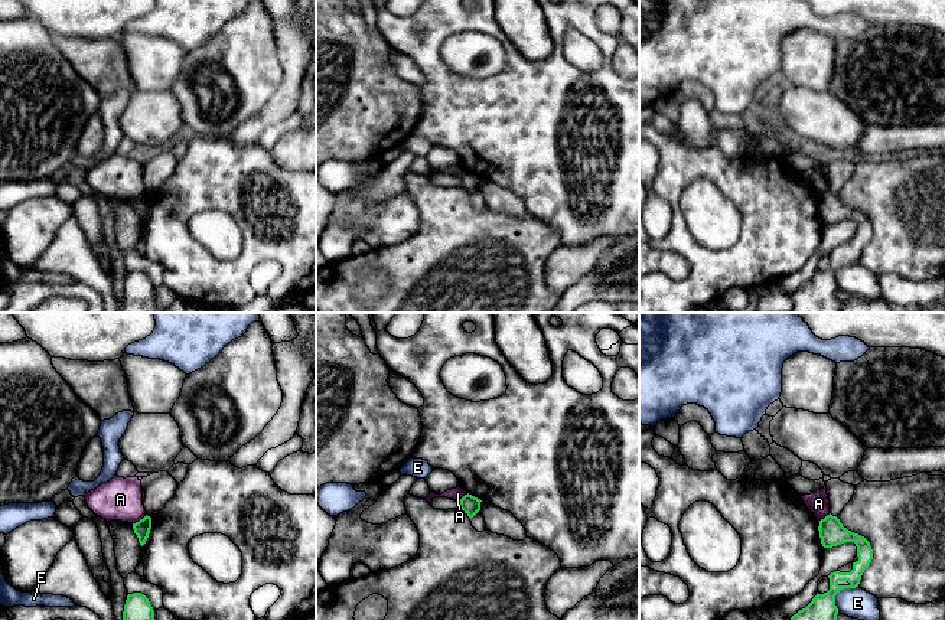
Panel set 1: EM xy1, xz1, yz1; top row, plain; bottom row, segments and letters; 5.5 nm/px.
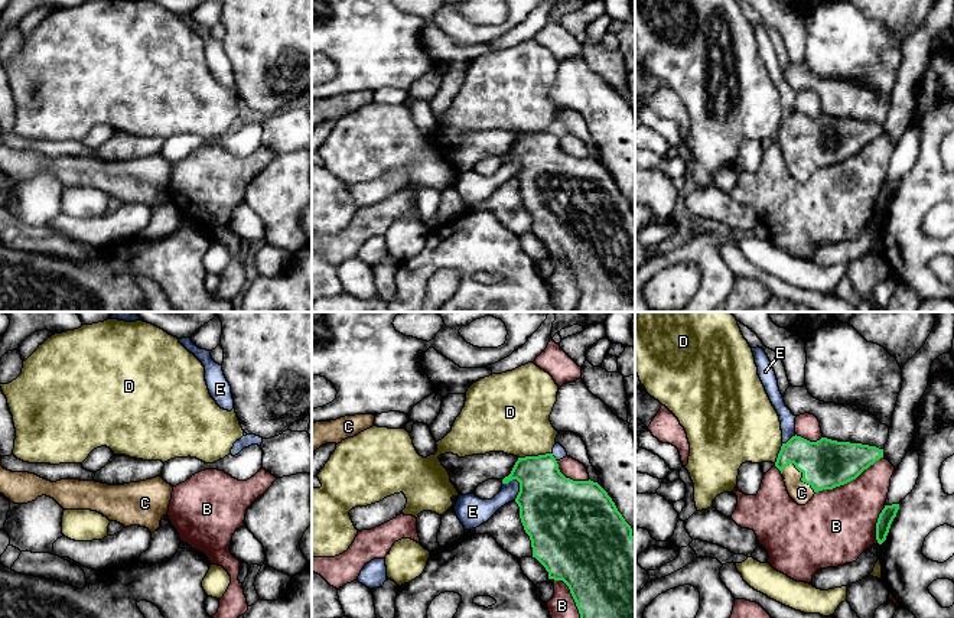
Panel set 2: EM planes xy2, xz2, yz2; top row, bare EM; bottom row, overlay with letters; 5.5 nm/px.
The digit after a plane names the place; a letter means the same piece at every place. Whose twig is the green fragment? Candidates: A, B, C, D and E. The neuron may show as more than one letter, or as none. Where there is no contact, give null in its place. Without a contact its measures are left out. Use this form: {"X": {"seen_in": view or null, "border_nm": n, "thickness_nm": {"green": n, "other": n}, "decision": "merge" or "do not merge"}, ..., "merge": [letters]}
{"A": {"seen_in": "xy1", "border_nm": 90, "thickness_nm": {"green": 90, "other": 240}, "decision": "do not merge"}, "B": {"seen_in": "yz2", "border_nm": 420, "thickness_nm": {"green": 280, "other": 400}, "decision": "do not merge"}, "C": {"seen_in": "yz2", "border_nm": 240, "thickness_nm": {"green": 280, "other": 120}, "decision": "merge"}, "D": {"seen_in": "xz2", "border_nm": 190, "thickness_nm": {"green": 320, "other": 400}, "decision": "do not merge"}, "E": {"seen_in": "yz1", "border_nm": 190, "thickness_nm": {"green": 140, "other": 170}, "decision": "do not merge"}, "merge": ["C"]}

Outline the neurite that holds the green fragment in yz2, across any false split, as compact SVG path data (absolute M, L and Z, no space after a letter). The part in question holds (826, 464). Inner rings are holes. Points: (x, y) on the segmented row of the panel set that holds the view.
M795 435L782 443L775 466L785 479L789 497L805 505L815 492L856 479L880 458L883 449L876 446L827 438L810 442Z

